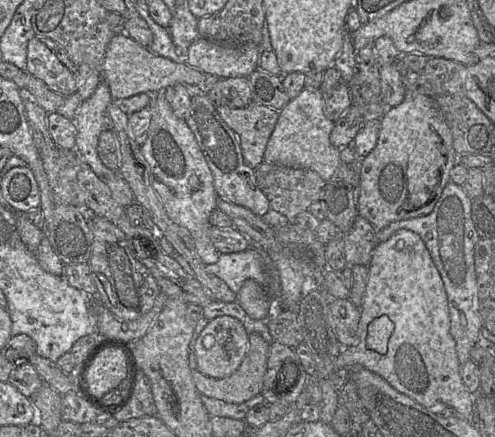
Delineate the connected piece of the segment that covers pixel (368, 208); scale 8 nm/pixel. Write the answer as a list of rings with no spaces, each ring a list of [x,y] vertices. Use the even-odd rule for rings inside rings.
[[[407,90],[403,102],[390,108],[380,123],[377,143],[361,162],[357,202],[358,214],[367,219],[376,232],[393,221],[429,214],[438,202],[445,185],[450,181],[450,171],[455,159],[451,130],[437,103],[427,95]]]

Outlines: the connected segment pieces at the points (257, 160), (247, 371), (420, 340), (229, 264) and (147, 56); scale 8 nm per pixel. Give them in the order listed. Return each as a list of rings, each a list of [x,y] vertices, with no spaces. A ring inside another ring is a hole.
[[[251,102],[243,108],[216,107],[222,120],[236,133],[244,161],[255,169],[264,162],[267,142],[279,118],[271,107]]]
[[[257,333],[249,334],[249,347],[240,366],[229,376],[225,378],[211,378],[197,369],[191,371],[193,381],[200,393],[210,397],[222,400],[227,403],[242,403],[257,394],[261,393],[264,375],[266,373],[267,357],[269,344],[261,335]]]
[[[399,229],[388,240],[375,247],[368,266],[368,280],[360,312],[359,342],[355,346],[342,347],[334,361],[334,371],[341,368],[365,368],[381,376],[393,388],[425,408],[443,403],[456,409],[463,419],[472,420],[476,393],[471,394],[462,381],[456,344],[450,333],[450,314],[444,284],[430,252],[417,233]],[[382,315],[388,316],[394,323],[387,352],[383,355],[370,350],[366,344],[369,323]]]
[[[255,246],[235,253],[220,253],[214,264],[206,264],[205,270],[223,280],[237,294],[247,279],[253,279],[268,290],[269,269],[274,265],[268,255]]]
[[[115,34],[112,37],[103,61],[103,80],[108,84],[114,100],[129,98],[140,93],[163,92],[168,86],[174,84],[198,85],[205,77],[205,73],[186,63],[175,63],[152,53],[127,34]]]

